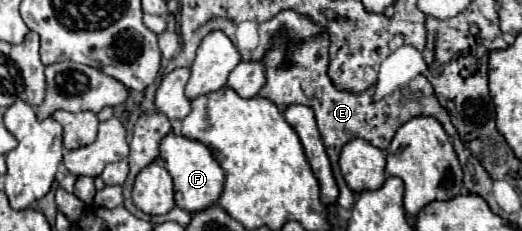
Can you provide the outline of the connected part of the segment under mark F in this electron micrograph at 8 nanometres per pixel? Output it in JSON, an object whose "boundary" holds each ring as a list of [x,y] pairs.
{"boundary":[[[172,132],[164,136],[160,142],[160,158],[164,160],[166,170],[174,178],[176,206],[180,206],[182,210],[190,210],[190,214],[194,214],[198,210],[204,210],[206,206],[210,206],[210,202],[216,202],[220,198],[222,188],[224,188],[224,172],[202,142],[190,140],[182,134]]]}

